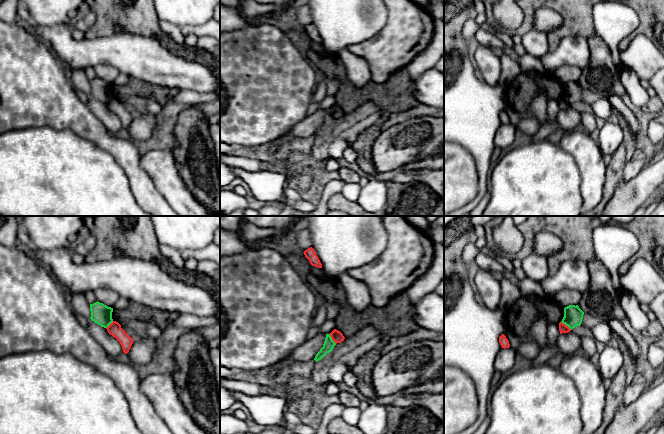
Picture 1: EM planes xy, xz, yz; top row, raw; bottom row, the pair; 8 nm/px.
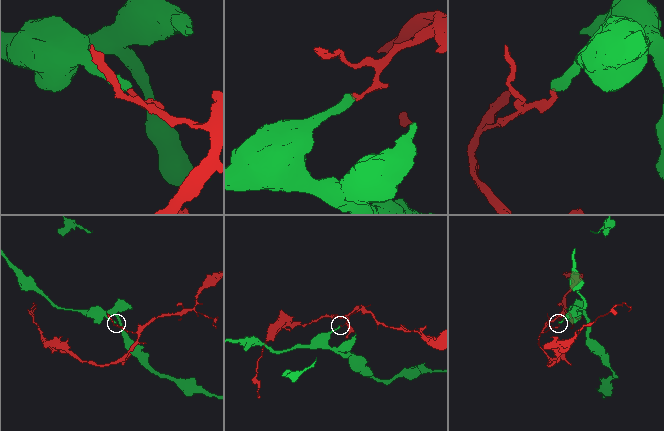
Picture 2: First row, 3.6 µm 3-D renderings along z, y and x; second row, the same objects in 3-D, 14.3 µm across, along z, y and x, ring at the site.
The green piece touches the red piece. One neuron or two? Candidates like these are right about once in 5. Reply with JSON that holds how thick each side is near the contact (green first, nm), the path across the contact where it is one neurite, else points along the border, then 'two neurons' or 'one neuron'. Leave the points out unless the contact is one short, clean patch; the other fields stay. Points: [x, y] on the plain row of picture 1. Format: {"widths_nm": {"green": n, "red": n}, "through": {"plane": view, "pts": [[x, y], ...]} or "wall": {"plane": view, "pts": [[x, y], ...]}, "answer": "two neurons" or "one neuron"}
{"widths_nm": {"green": 160, "red": 70}, "wall": {"plane": "yz", "pts": [[561, 97], [571, 105]]}, "answer": "two neurons"}

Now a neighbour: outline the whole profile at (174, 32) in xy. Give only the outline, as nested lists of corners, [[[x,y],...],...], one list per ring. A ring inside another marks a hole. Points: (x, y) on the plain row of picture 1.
[[[160,21],[161,30],[168,35],[173,41],[179,45],[185,45],[183,36],[181,35],[181,28],[175,26],[167,21]]]

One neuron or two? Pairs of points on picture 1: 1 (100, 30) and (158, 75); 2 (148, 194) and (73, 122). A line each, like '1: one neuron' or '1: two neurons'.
1: two neurons
2: one neuron

